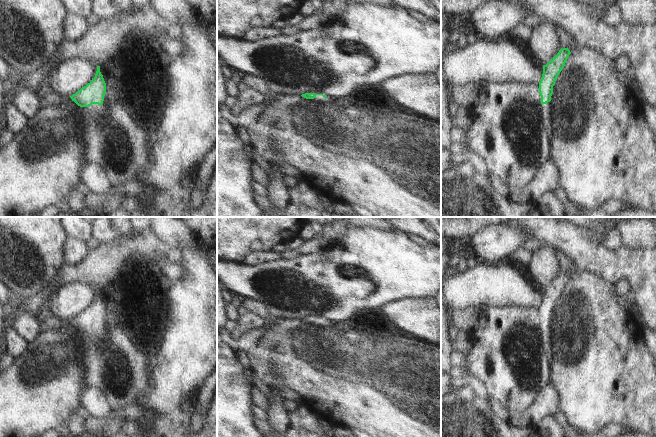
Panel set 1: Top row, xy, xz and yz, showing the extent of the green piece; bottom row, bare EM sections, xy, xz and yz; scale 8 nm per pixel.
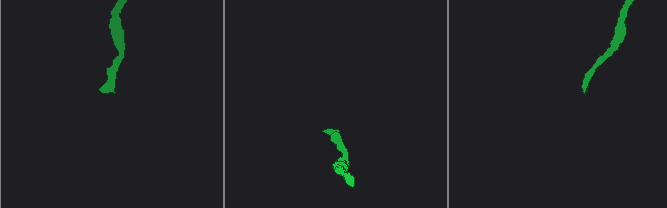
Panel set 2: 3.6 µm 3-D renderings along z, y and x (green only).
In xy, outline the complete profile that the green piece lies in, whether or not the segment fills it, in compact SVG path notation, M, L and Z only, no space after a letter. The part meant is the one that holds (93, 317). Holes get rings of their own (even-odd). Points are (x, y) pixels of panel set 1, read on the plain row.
M97 290L95 301L70 322L80 331L89 331L92 328L102 329L105 317L106 307L100 296L100 290Z

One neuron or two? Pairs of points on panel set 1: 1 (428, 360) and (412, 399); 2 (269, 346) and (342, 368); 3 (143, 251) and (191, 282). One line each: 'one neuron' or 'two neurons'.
1: one neuron
2: one neuron
3: two neurons

